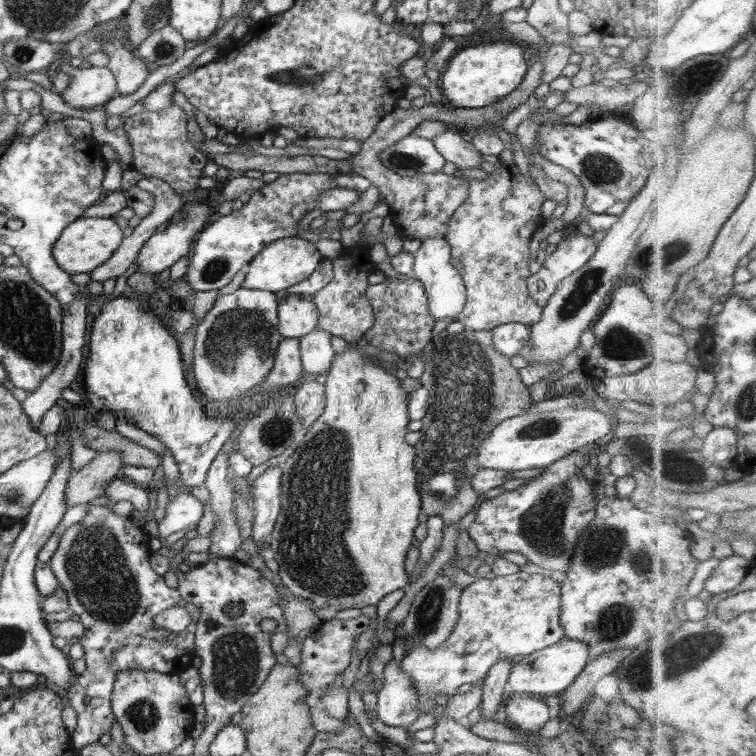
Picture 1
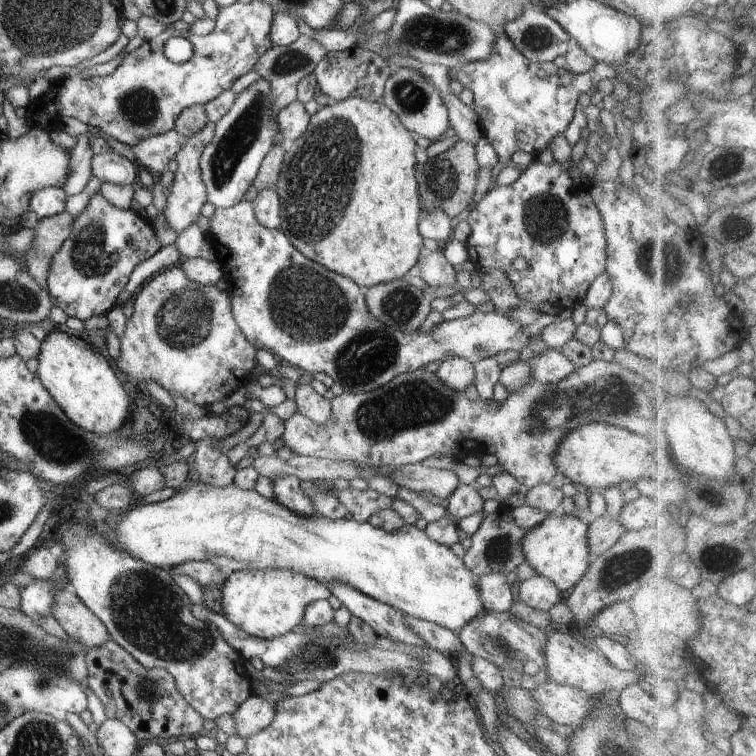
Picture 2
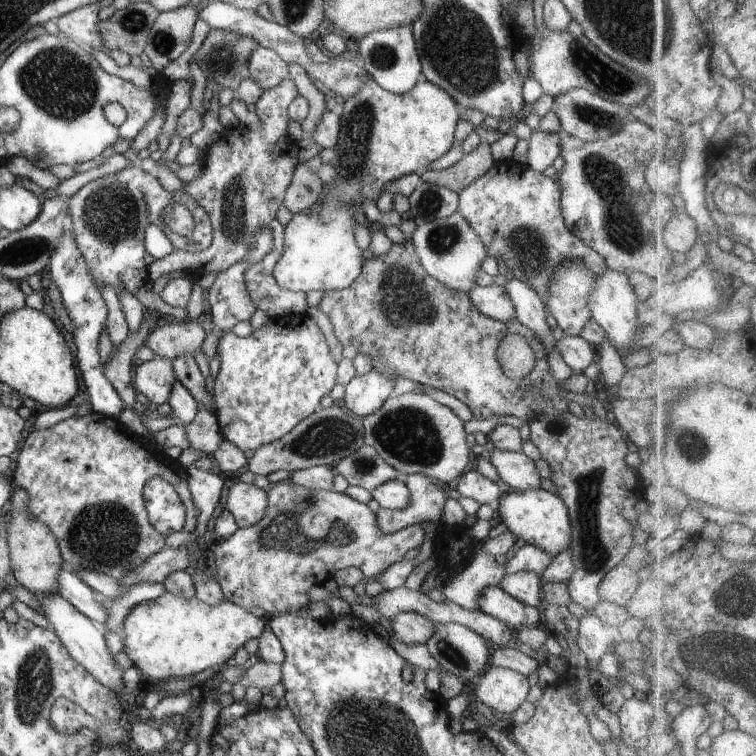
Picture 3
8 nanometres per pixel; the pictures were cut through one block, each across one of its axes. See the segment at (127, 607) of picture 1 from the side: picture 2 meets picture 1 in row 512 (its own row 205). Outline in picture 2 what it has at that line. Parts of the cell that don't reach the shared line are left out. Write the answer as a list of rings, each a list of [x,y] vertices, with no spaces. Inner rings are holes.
[[[98,191],[90,197],[86,208],[73,218],[70,236],[67,236],[64,244],[53,254],[46,287],[54,304],[68,316],[85,321],[91,316],[106,315],[114,306],[118,306],[118,295],[126,288],[136,265],[154,256],[162,247],[151,221],[140,216],[134,209],[114,206]]]

